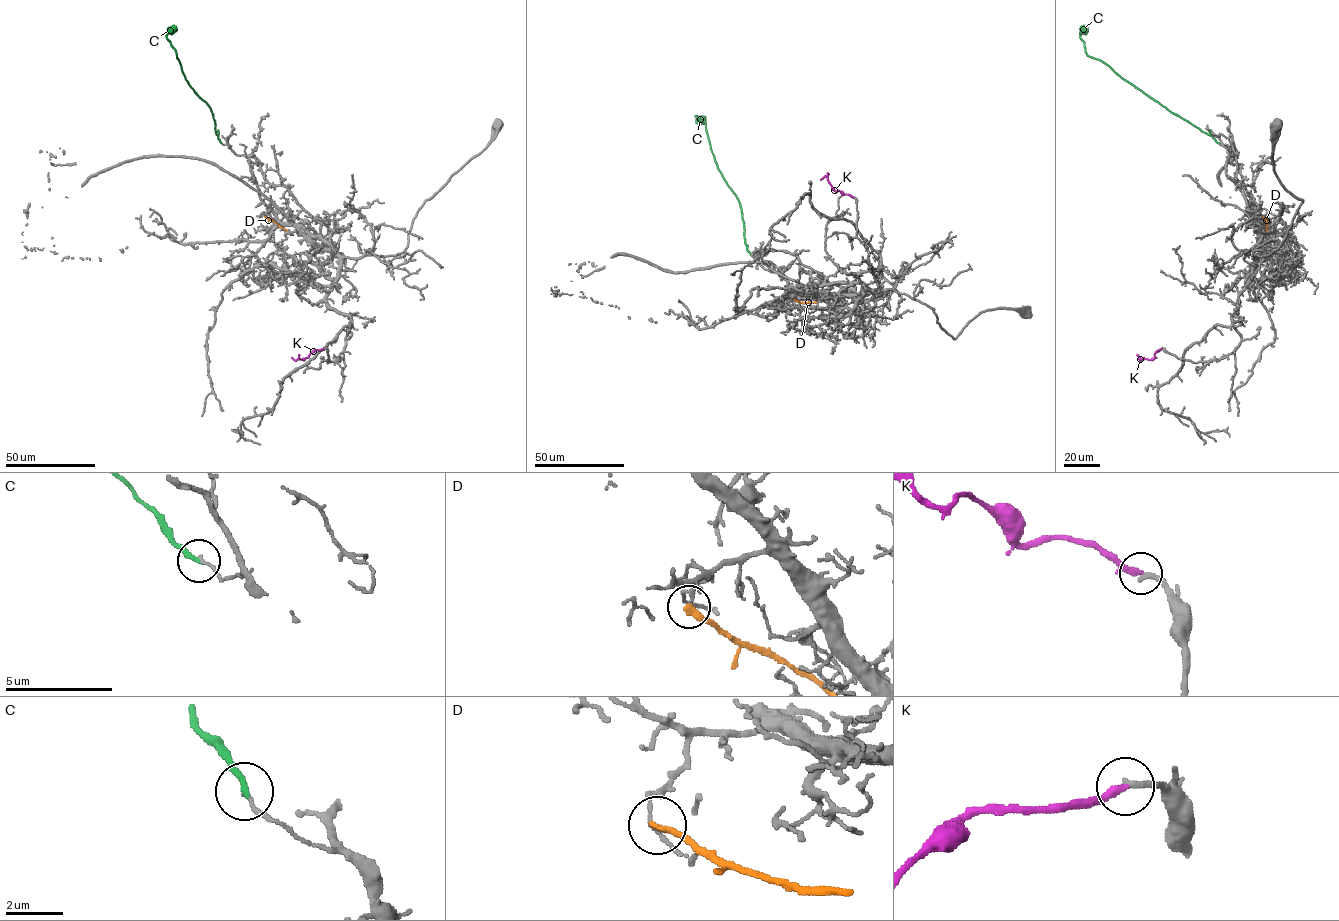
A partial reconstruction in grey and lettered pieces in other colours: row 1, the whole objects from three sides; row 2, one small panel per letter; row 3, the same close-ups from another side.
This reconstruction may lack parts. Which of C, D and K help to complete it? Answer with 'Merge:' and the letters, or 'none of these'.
Merge: K

